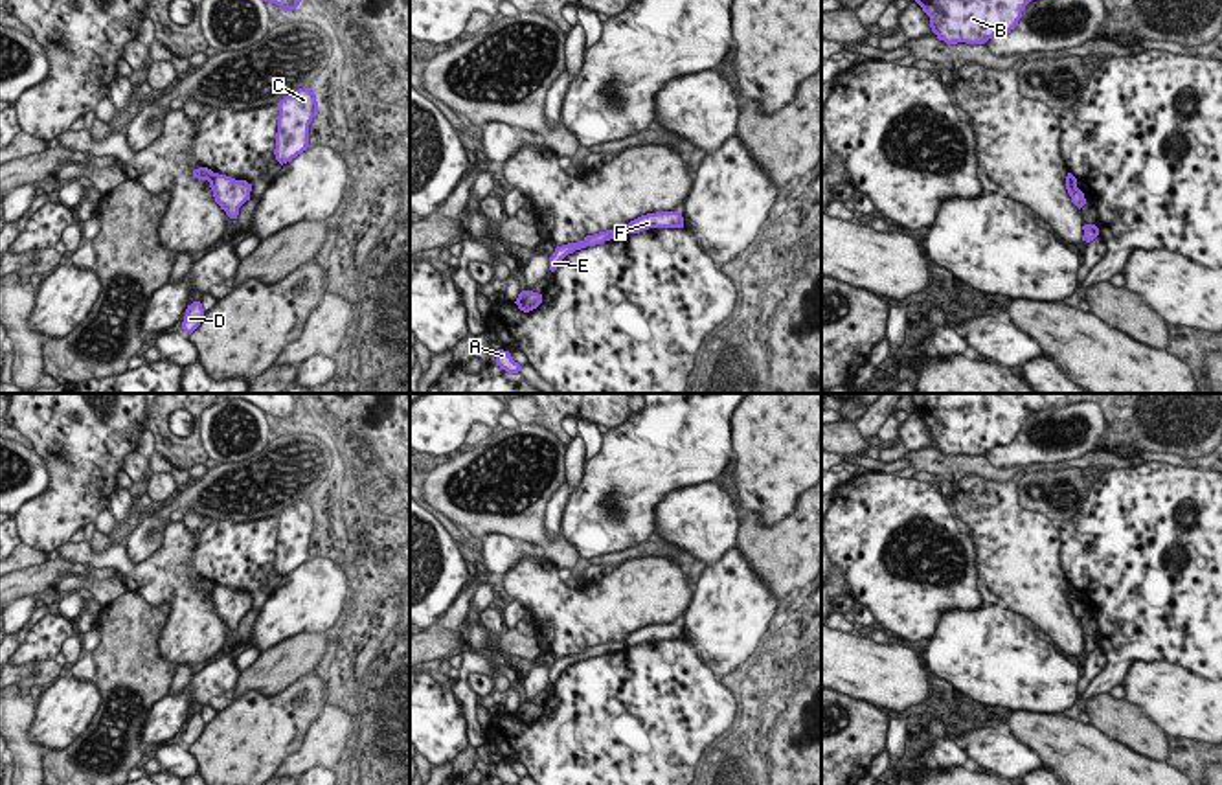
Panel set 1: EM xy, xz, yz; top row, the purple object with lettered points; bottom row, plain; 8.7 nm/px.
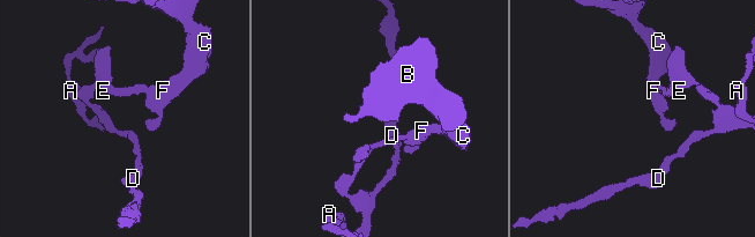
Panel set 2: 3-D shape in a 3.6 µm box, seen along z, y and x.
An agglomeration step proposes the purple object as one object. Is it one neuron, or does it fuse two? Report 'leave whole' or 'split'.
split

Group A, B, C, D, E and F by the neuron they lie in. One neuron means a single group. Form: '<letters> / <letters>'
A D E / B C F

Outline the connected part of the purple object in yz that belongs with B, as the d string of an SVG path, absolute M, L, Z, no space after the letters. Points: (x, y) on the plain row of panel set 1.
M910 393L913 412L930 428L930 439L946 456L985 456L994 447L1011 445L1025 417L1055 406L1068 393Z

